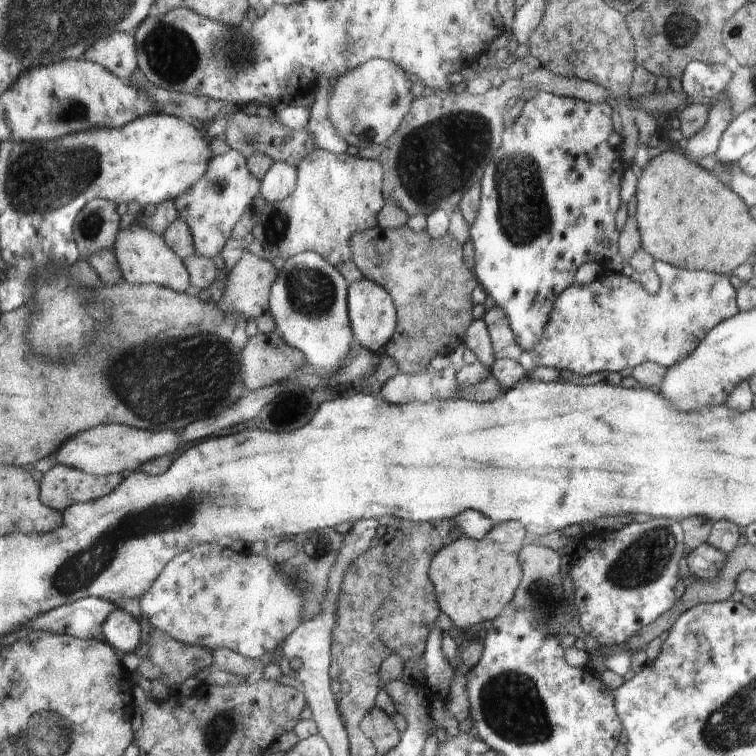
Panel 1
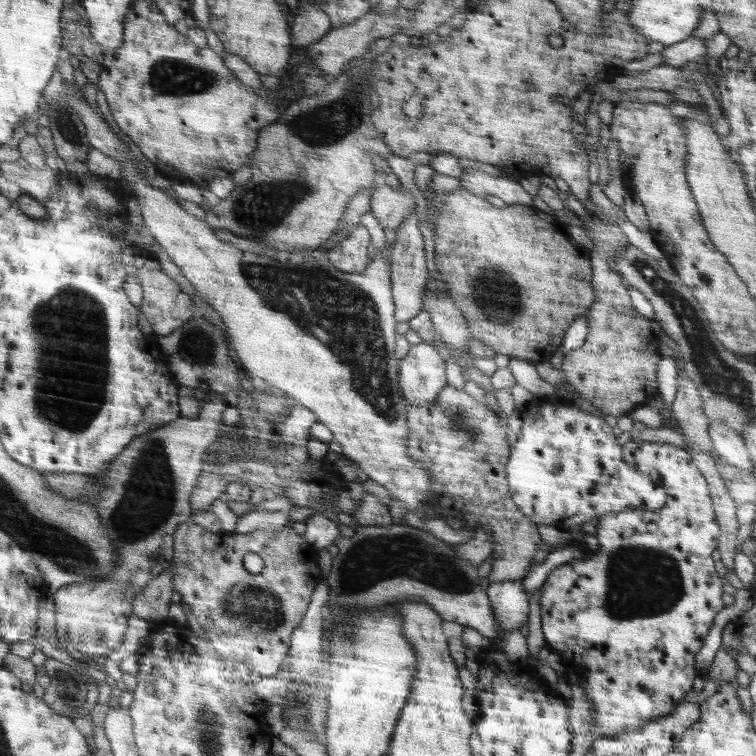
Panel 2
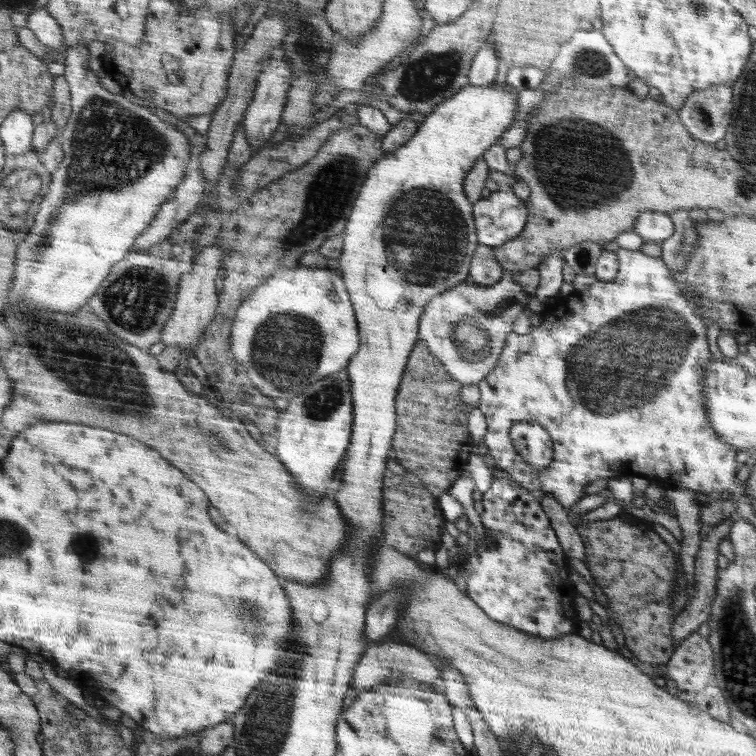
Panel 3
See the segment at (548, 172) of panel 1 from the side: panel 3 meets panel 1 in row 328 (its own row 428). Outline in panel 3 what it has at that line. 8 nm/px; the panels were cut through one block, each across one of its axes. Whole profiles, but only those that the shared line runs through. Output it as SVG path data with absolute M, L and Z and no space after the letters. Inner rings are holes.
M534 421L516 422L510 432L516 452L533 469L542 470L554 461L554 443L546 427Z

